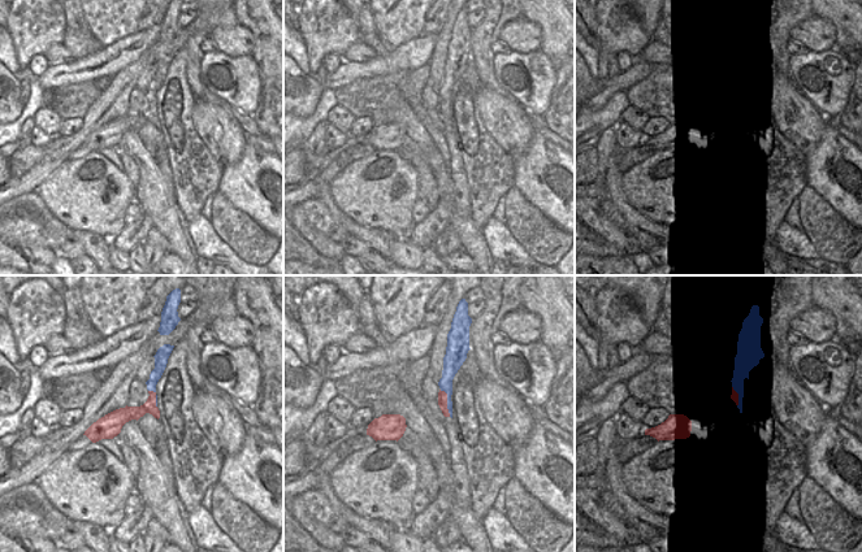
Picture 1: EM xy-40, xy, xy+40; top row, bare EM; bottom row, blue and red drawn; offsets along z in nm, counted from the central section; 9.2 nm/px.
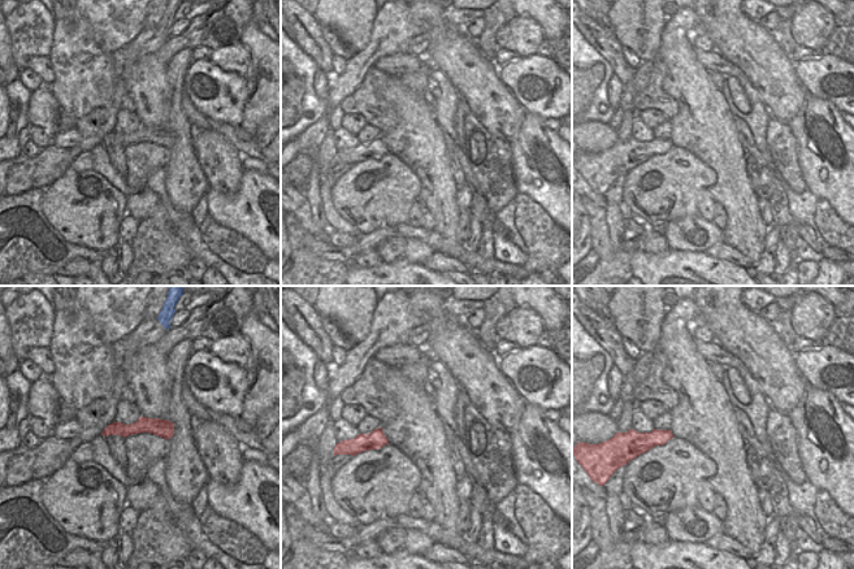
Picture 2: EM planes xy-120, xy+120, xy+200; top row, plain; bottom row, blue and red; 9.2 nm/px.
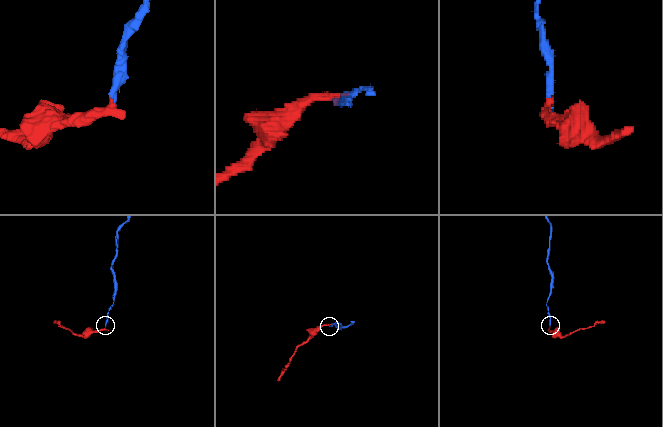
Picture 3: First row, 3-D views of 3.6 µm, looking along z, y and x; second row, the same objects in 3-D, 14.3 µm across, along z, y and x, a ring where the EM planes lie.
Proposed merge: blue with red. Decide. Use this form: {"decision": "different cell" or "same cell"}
{"decision": "different cell"}

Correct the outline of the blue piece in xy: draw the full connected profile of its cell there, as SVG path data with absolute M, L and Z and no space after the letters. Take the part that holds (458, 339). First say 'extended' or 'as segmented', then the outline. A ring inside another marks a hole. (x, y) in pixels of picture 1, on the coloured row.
as segmented | M462 299L456 307L451 329L447 334L446 355L443 357L442 378L438 382L441 391L447 394L447 409L452 418L452 379L467 358L469 348L469 326L472 318L468 316L468 303Z

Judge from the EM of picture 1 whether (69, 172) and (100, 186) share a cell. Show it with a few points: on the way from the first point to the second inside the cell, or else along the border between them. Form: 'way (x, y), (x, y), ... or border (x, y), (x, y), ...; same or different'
way (77, 179), (83, 186), (92, 186); same

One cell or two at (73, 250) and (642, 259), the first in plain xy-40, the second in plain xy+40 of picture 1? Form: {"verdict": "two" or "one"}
{"verdict": "two"}

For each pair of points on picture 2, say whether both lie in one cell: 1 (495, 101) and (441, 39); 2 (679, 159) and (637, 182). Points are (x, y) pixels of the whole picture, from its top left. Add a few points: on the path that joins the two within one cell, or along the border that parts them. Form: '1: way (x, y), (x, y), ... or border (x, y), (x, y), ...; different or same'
1: way (480, 86), (456, 55); same
2: way (671, 170), (659, 182), (649, 182); same

